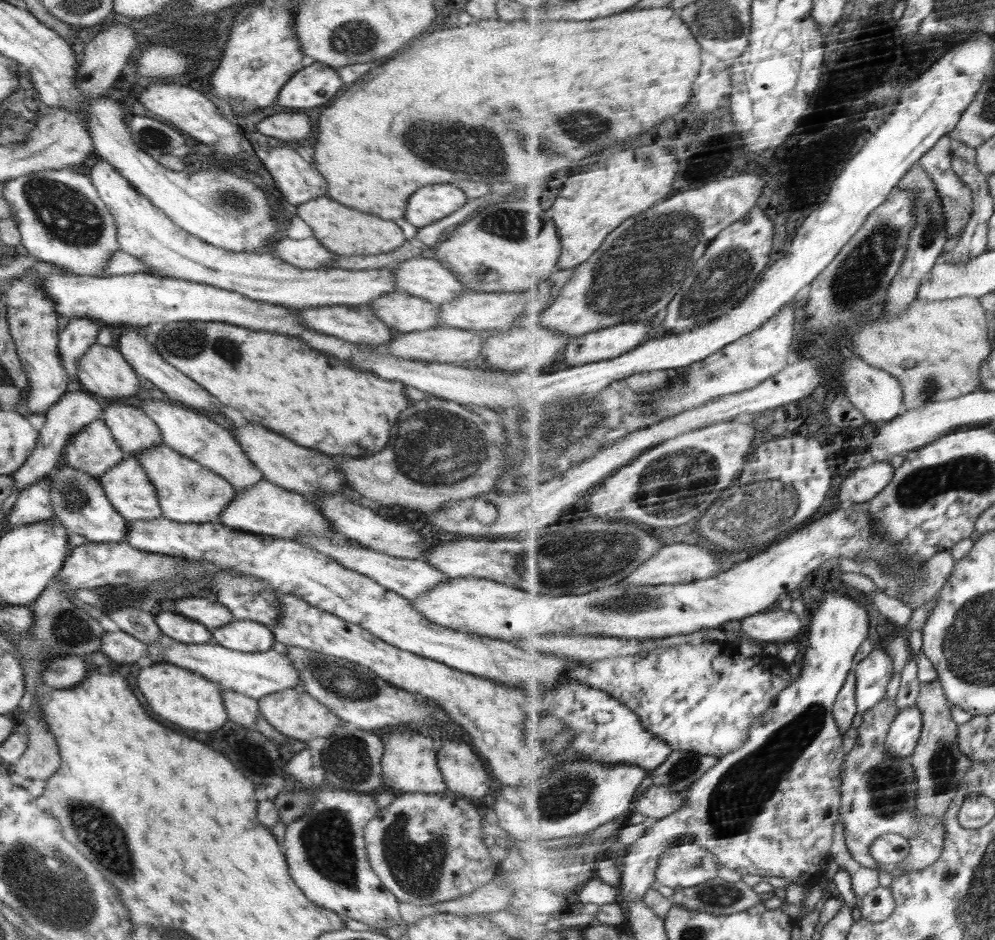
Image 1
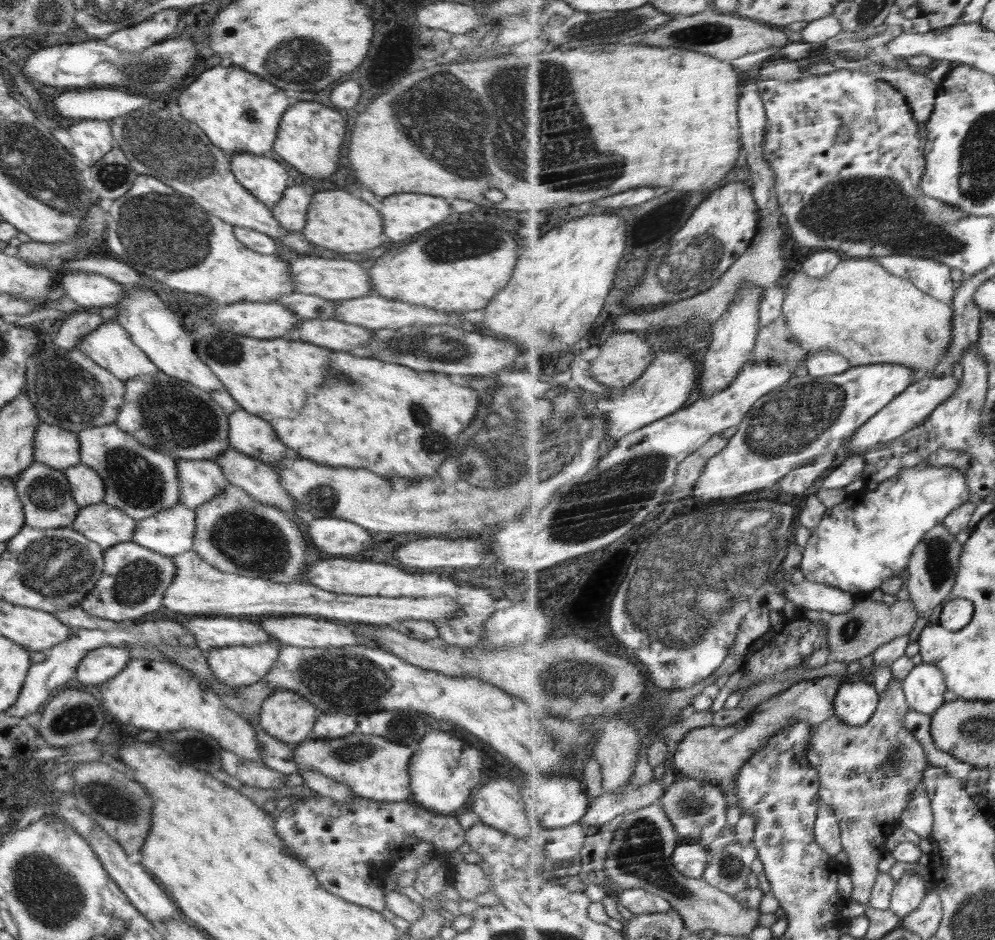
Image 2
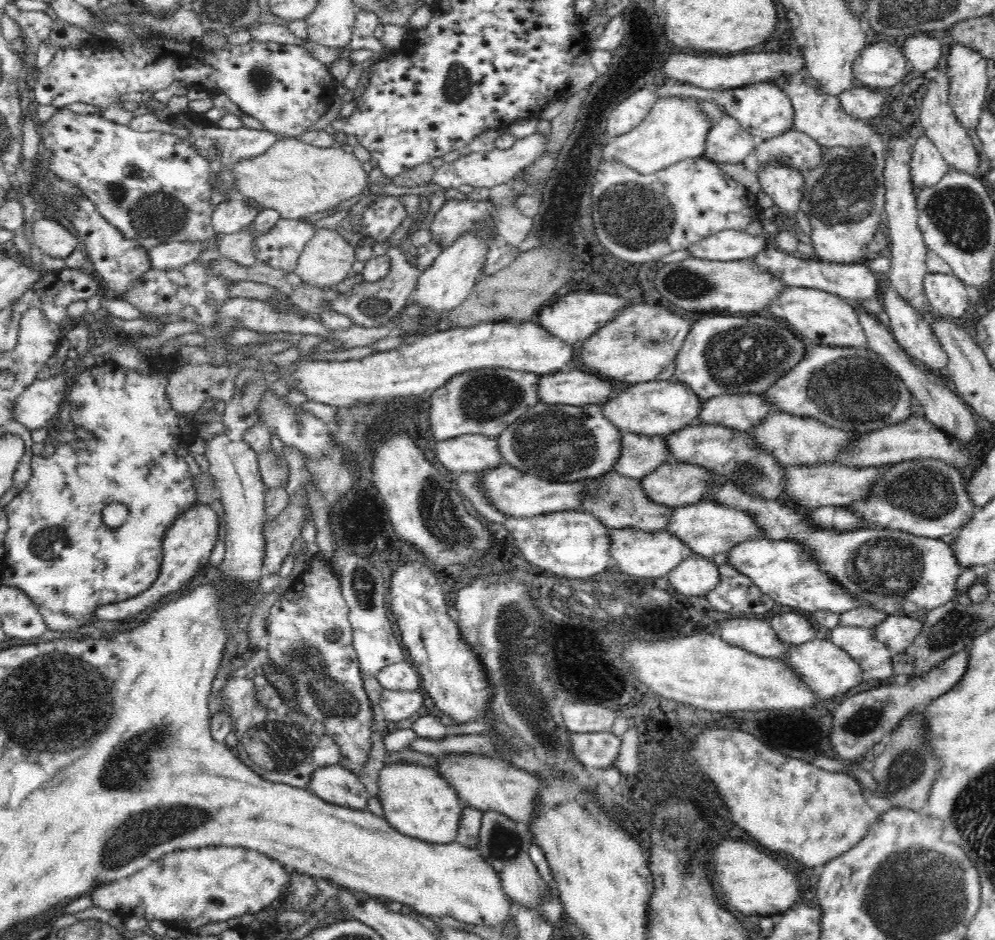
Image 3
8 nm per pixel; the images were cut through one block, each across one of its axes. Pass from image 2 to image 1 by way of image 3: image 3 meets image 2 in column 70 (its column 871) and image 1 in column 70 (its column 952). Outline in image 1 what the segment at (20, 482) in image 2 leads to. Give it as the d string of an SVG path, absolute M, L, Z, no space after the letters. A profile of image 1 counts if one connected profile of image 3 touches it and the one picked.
M62 460L48 476L48 482L53 517L58 518L60 526L64 527L68 534L80 534L87 541L96 543L127 542L128 523L114 510L97 478L70 467Z

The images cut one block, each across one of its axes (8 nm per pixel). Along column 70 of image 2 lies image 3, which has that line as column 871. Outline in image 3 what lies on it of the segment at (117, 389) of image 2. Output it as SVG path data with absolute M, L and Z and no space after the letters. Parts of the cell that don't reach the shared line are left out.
M806 346L808 352L792 370L762 395L773 410L810 416L828 426L867 434L909 419L913 396L899 372L870 348Z

